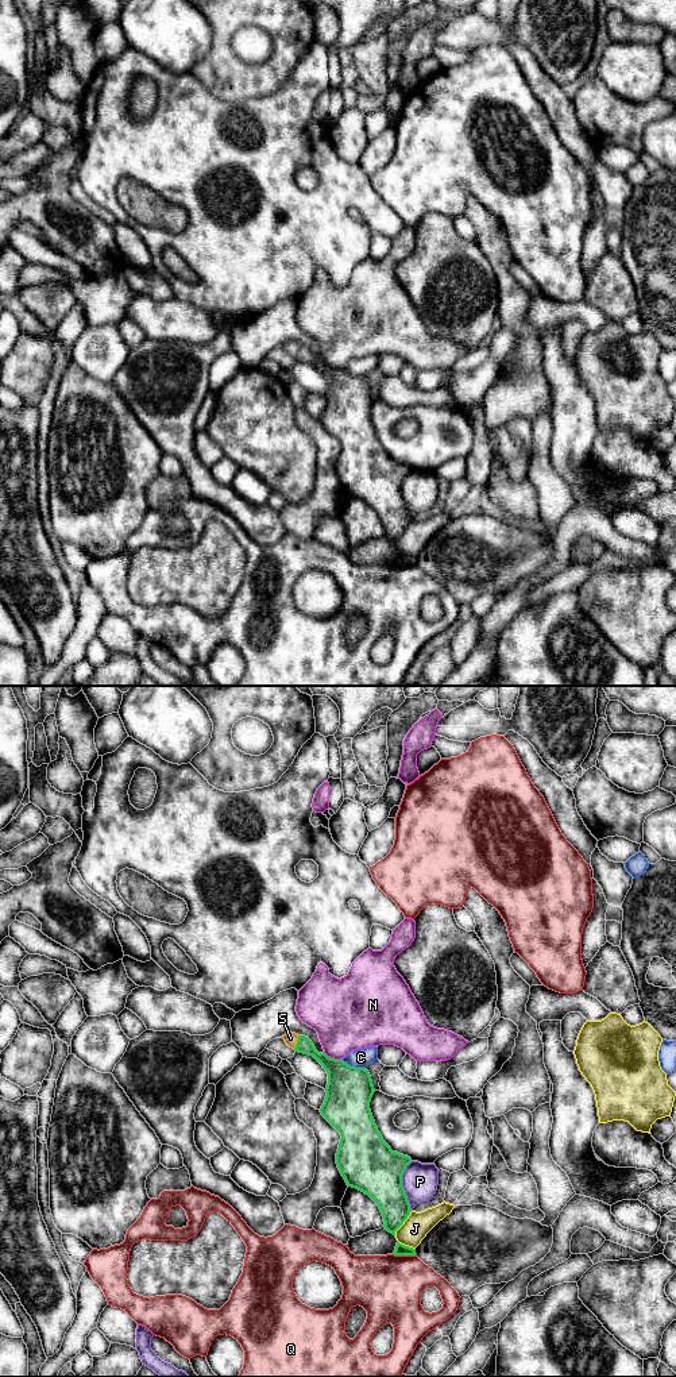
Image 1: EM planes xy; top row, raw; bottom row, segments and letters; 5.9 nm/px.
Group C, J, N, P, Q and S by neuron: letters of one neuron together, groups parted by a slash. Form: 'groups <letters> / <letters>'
groups C / J / N / P / Q / S

